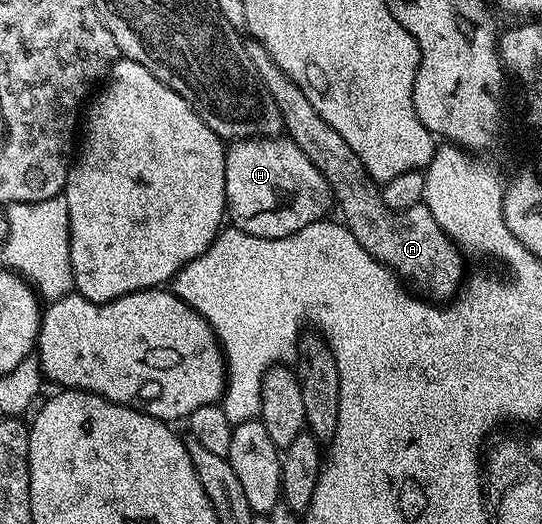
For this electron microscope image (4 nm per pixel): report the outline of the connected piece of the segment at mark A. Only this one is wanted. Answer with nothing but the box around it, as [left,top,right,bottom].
[243,39,465,299]

